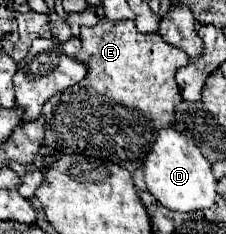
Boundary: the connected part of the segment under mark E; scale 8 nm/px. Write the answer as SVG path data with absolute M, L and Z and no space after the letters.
M102 18L96 26L82 28L80 40L82 48L74 54L74 58L86 64L88 74L74 88L68 88L66 92L58 92L58 96L52 96L50 106L42 110L46 128L46 140L42 142L42 146L54 148L64 154L84 154L92 158L110 160L126 168L128 172L134 172L142 168L144 158L158 136L158 130L170 126L174 120L176 104L182 102L174 74L178 68L188 64L188 56L186 52L164 42L160 34L140 34L134 22L128 20L112 22L108 18Z

